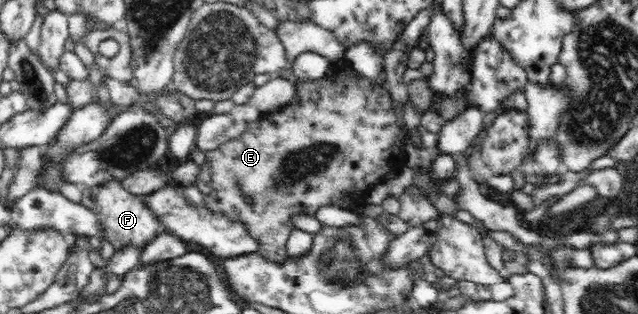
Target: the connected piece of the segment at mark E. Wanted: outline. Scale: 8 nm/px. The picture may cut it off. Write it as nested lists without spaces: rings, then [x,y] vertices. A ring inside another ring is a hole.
[[[344,71],[331,72],[331,74],[325,76],[322,79],[316,79],[311,81],[302,81],[298,79],[292,82],[295,85],[294,96],[285,104],[276,108],[276,110],[265,114],[264,118],[260,117],[254,122],[248,124],[248,128],[244,130],[241,136],[231,138],[228,142],[220,144],[218,148],[210,150],[210,152],[204,152],[206,161],[200,166],[200,176],[196,178],[196,187],[202,193],[204,206],[211,212],[224,213],[231,221],[242,223],[246,227],[246,231],[258,245],[257,253],[266,257],[270,261],[276,263],[283,263],[287,258],[286,241],[290,232],[295,228],[292,224],[291,216],[304,213],[306,215],[314,215],[318,211],[319,207],[325,205],[334,205],[343,210],[348,210],[342,204],[341,194],[346,193],[347,199],[351,201],[361,202],[367,193],[367,189],[372,184],[378,184],[383,177],[392,172],[394,164],[396,162],[404,160],[405,154],[405,141],[406,139],[402,135],[402,128],[398,126],[396,115],[394,114],[394,107],[391,104],[391,97],[388,94],[387,89],[382,86],[376,86],[370,79],[362,78],[348,78]]]

